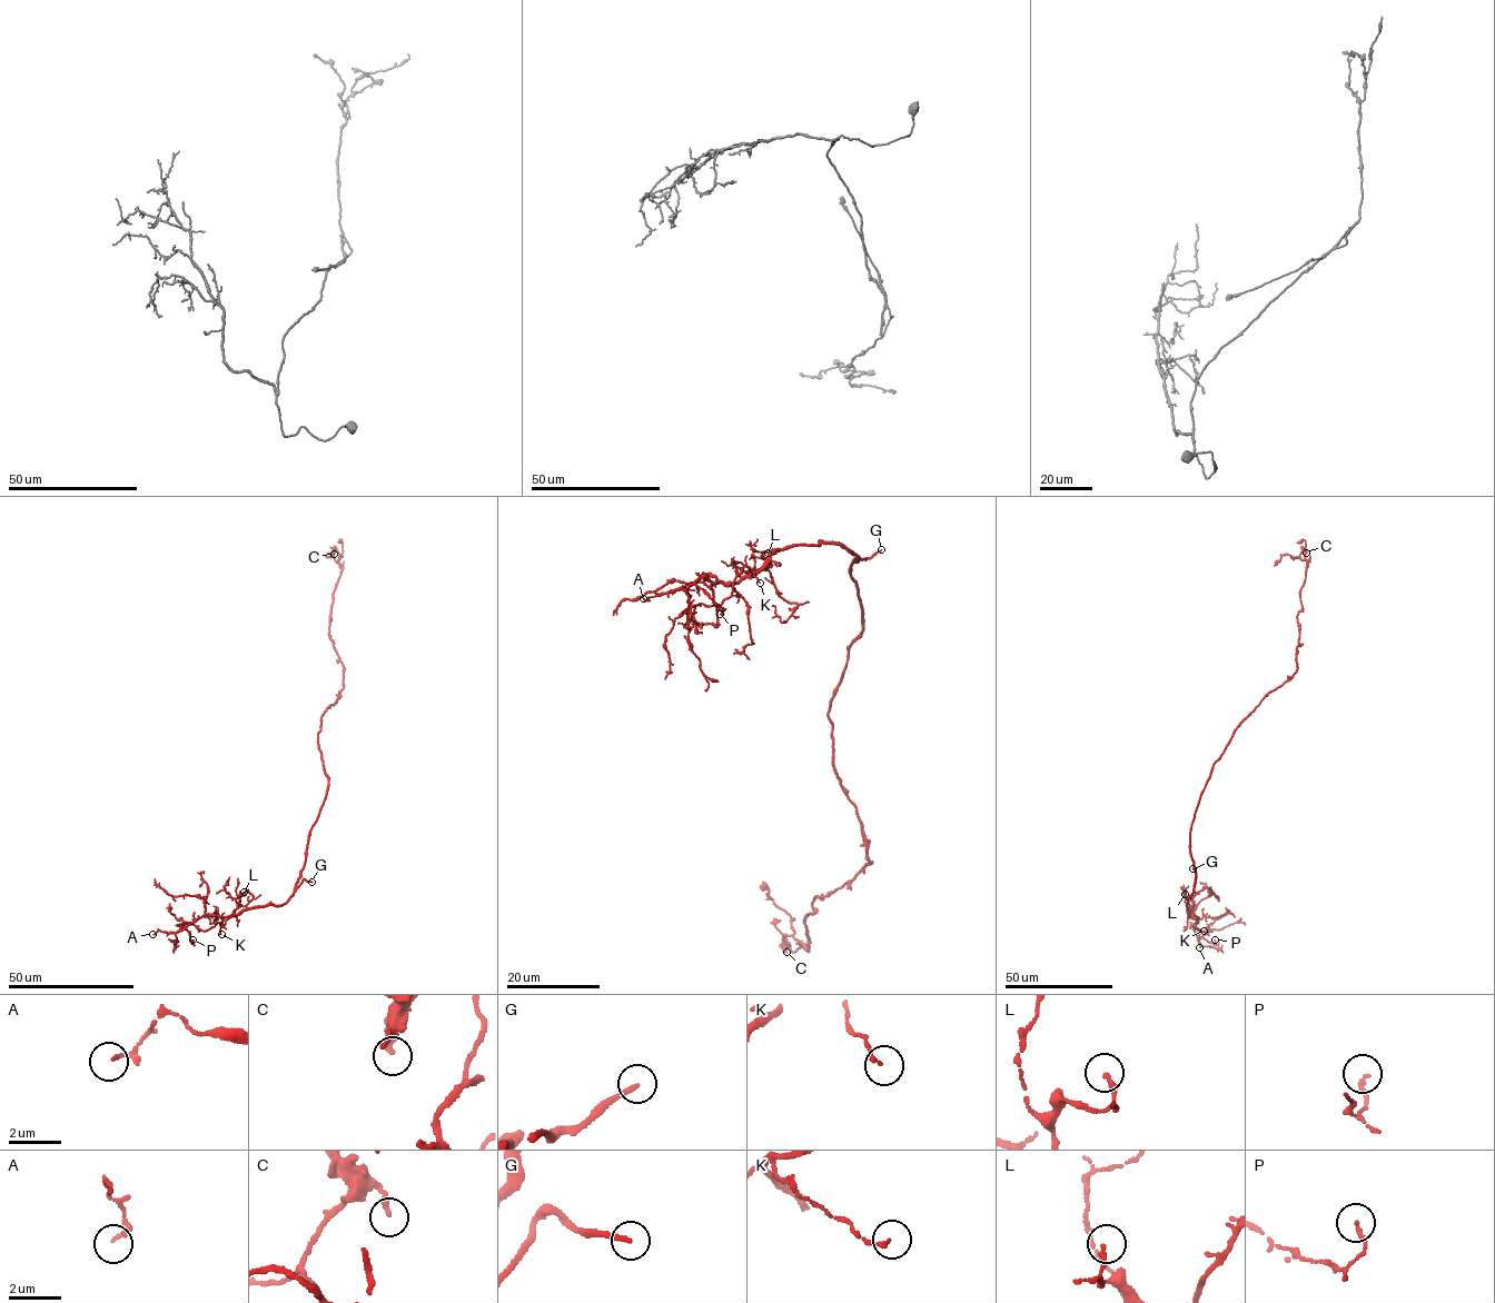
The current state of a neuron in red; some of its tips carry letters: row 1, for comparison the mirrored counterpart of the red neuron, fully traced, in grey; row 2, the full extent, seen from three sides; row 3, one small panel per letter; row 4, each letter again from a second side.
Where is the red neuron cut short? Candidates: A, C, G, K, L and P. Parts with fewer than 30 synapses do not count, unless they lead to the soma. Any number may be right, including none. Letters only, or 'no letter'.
G

